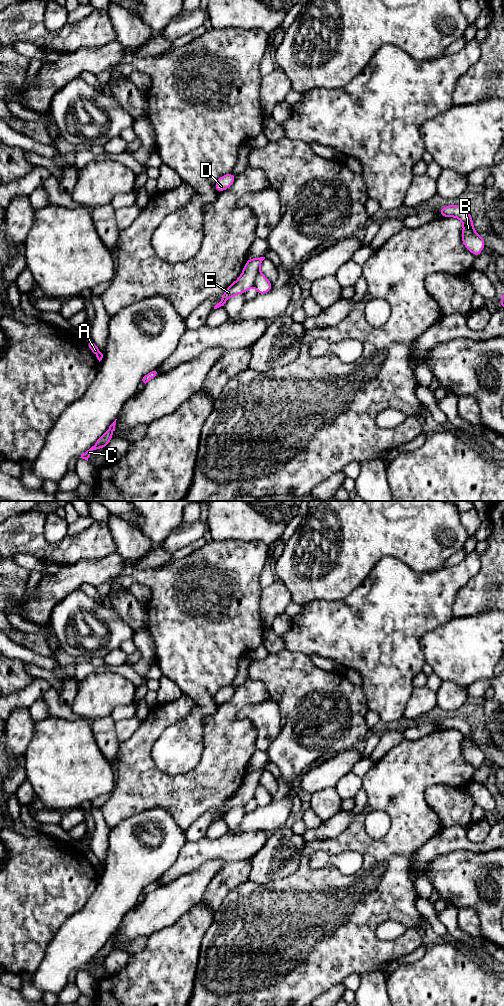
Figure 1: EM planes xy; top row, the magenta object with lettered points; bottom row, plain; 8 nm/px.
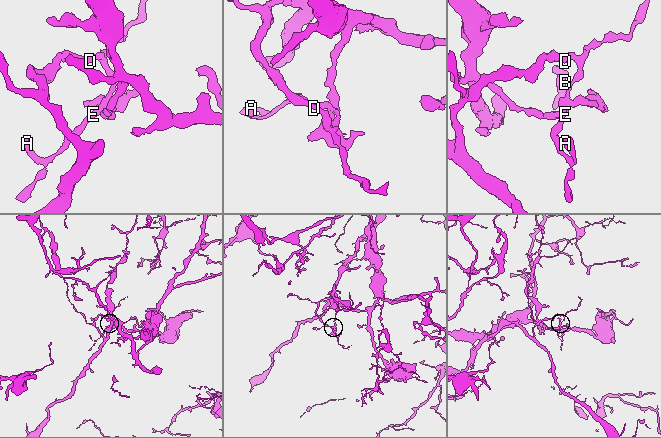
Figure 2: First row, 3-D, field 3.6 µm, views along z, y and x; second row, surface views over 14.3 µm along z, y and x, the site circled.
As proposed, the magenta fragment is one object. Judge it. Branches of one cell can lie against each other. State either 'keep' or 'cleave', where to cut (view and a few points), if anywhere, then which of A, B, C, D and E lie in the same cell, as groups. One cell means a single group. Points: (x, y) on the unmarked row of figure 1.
cleave; cut xy (259, 782), (254, 796); groups A C D E / B

